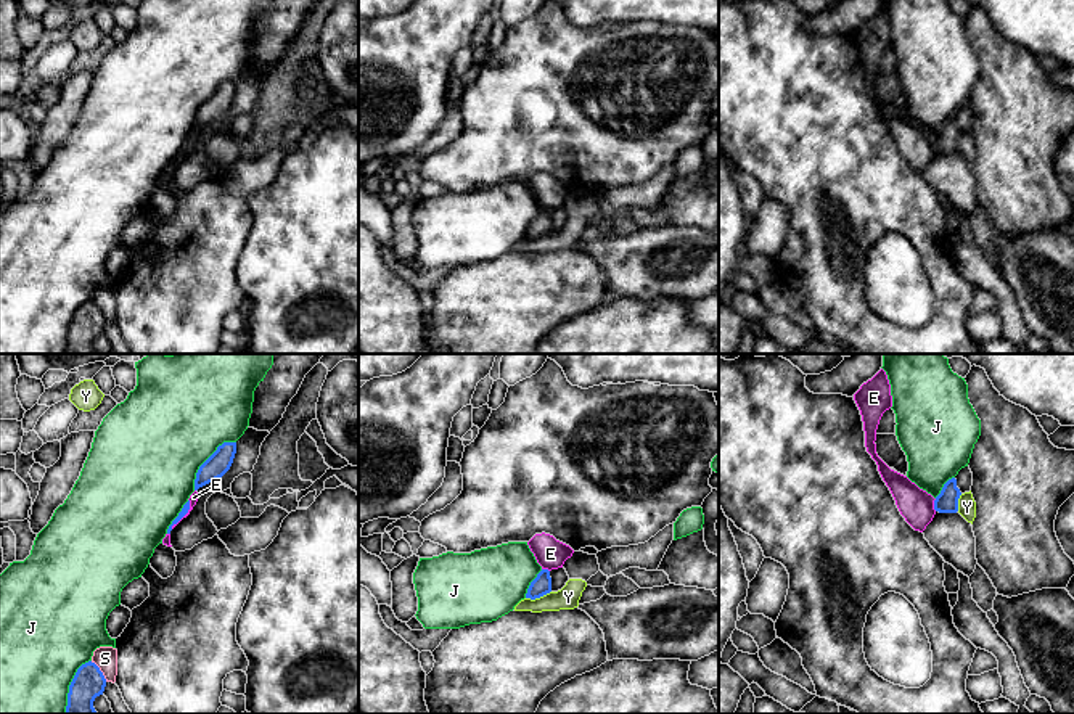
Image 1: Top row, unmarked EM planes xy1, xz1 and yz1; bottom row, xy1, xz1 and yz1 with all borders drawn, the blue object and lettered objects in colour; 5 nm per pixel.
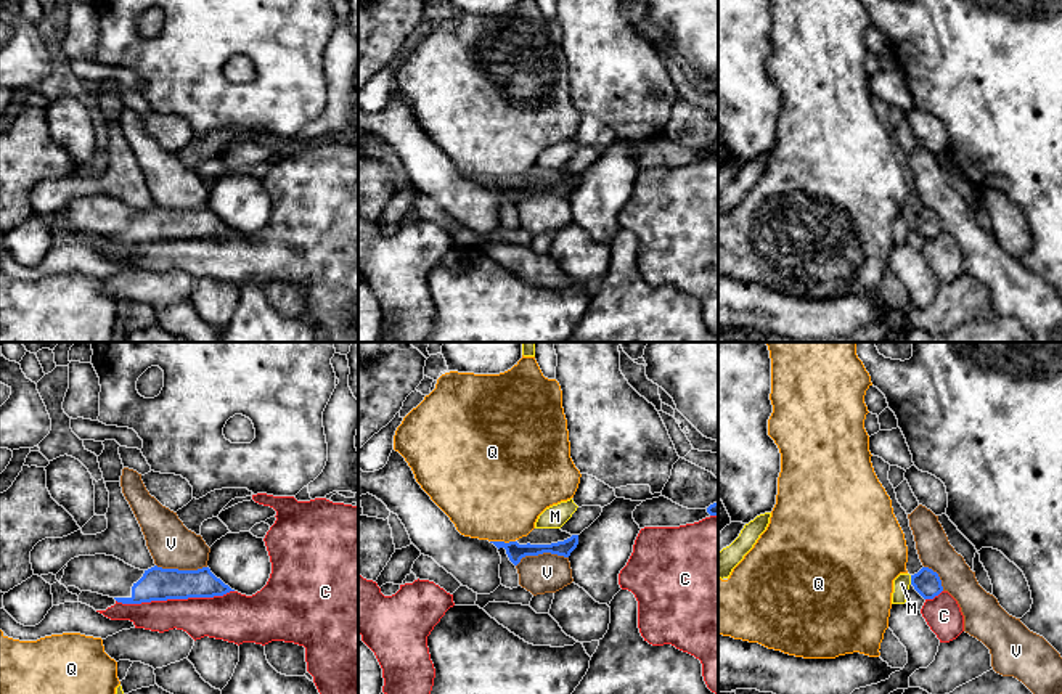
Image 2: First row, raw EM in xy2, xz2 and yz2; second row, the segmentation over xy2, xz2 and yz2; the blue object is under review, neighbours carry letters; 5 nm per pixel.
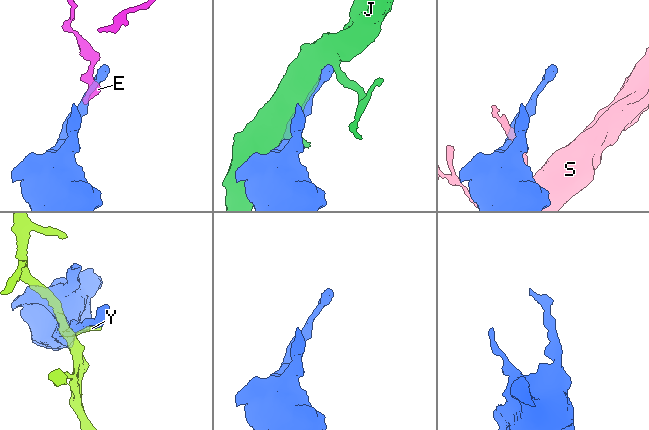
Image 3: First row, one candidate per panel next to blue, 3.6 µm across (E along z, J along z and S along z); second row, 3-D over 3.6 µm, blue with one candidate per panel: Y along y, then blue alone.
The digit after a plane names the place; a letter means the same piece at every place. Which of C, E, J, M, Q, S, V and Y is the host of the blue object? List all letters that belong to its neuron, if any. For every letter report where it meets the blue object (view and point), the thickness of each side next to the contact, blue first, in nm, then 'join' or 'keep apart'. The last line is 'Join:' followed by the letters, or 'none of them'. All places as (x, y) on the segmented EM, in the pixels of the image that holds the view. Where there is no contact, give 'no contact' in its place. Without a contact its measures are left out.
C: xy2 (174, 598) | 170/220 nm | keep apart
E: xy1 (185, 513) | 40/50 nm | keep apart
J: xy1 (206, 460) | 110/500 nm | keep apart
M: yz2 (911, 580) | 140/80 nm | keep apart
Q: xz2 (503, 542) | 90/480 nm | keep apart
S: xy1 (100, 671) | 160/110 nm | keep apart
V: xz2 (540, 553) | 90/200 nm | keep apart
Y: xz1 (537, 597) | 100/110 nm | keep apart
Join: none of them

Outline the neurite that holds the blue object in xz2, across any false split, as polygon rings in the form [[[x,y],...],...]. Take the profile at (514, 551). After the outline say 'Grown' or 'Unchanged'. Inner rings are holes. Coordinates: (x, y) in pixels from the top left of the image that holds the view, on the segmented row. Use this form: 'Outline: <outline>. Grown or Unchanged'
Outline: [[[392,450],[387,464],[374,472],[358,467],[358,496],[373,495],[398,516],[411,543],[421,554],[432,557],[463,586],[477,594],[490,594],[500,585],[500,548],[517,565],[525,556],[551,553],[569,557],[578,545],[578,535],[551,545],[519,545],[517,541],[488,541],[461,535],[450,517],[416,482],[405,458]]]. Grown

